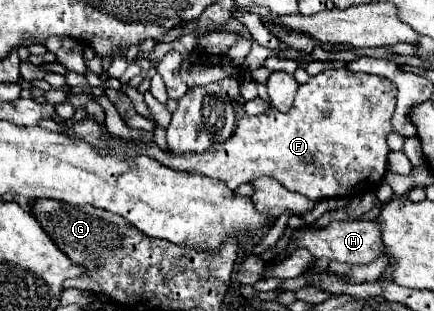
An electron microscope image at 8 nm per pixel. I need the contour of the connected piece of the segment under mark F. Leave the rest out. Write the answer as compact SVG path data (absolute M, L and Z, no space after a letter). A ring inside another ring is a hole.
M339 67L309 77L309 81L299 87L295 103L287 113L269 109L257 117L243 115L229 141L209 147L203 155L165 155L155 143L143 143L141 149L123 145L123 139L119 137L105 139L93 119L71 123L71 137L85 139L101 153L121 157L149 155L175 171L219 179L227 183L229 189L237 189L243 183L267 175L277 179L285 189L301 193L313 201L331 197L351 199L367 191L377 191L377 185L385 177L389 155L385 137L393 131L391 117L395 111L395 95L397 87L389 79Z

